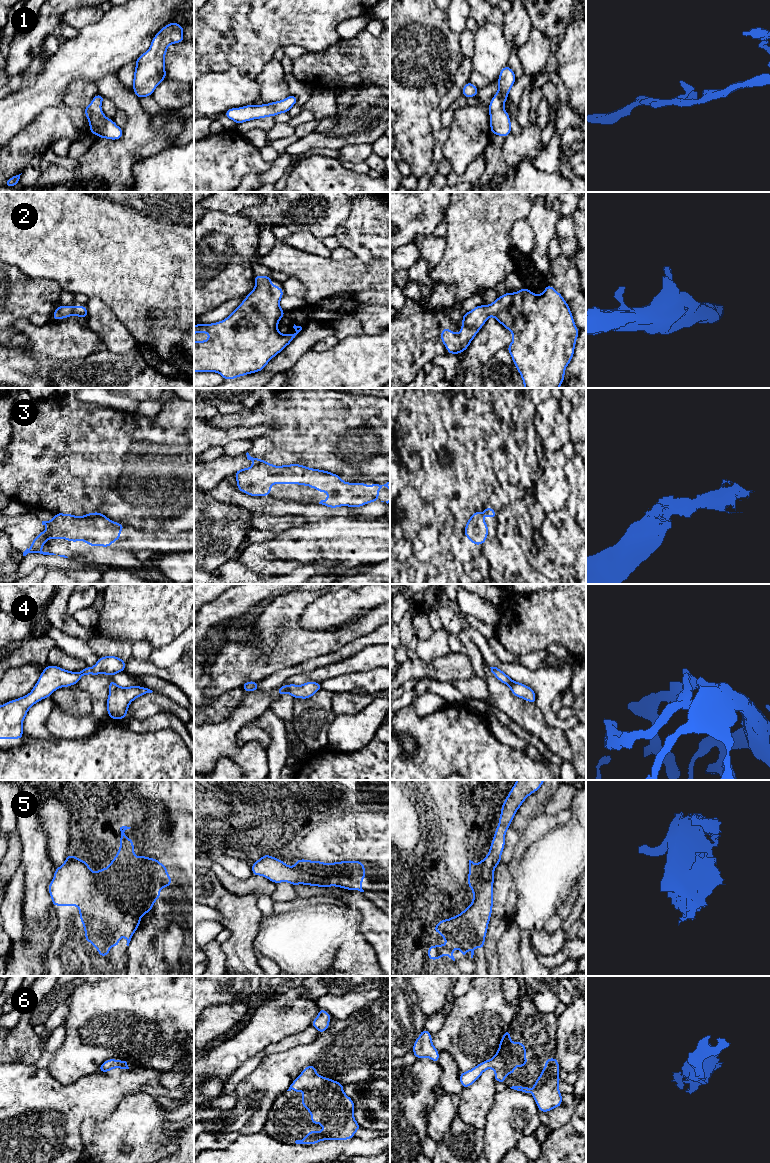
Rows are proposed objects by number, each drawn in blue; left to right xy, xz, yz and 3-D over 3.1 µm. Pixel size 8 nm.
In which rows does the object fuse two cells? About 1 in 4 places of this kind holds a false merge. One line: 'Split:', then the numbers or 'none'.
Split: none

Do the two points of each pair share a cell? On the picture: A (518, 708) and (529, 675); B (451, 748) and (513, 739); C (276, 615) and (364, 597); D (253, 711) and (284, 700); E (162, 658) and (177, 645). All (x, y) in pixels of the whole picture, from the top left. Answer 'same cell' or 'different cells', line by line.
A: different cells
B: different cells
C: different cells
D: different cells
E: same cell

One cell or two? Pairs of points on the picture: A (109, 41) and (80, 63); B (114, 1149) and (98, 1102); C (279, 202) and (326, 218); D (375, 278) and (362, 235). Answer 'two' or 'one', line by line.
A: one
B: two
C: one
D: two

